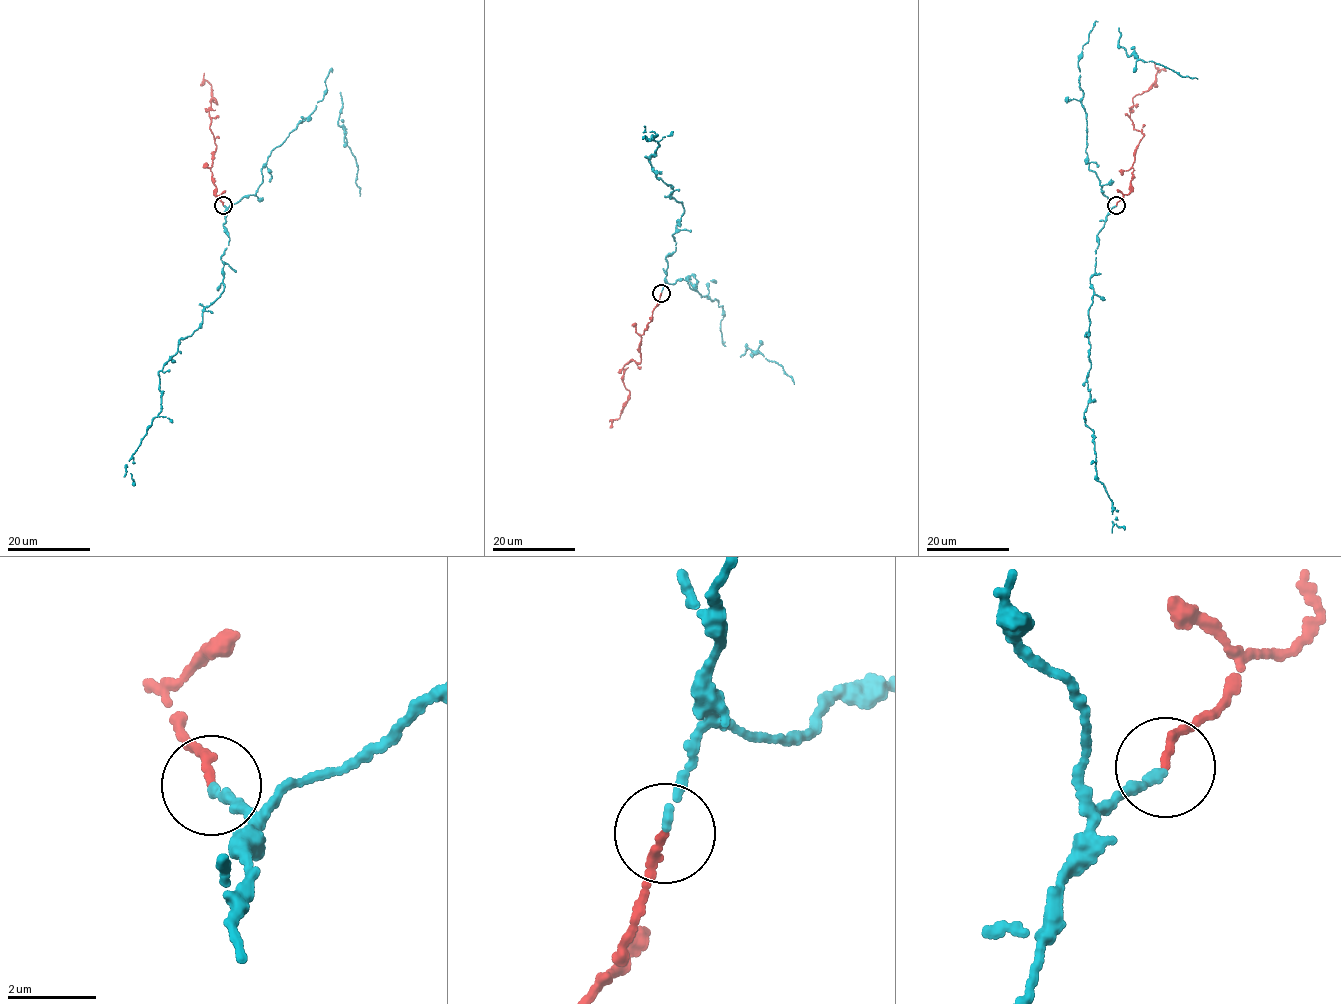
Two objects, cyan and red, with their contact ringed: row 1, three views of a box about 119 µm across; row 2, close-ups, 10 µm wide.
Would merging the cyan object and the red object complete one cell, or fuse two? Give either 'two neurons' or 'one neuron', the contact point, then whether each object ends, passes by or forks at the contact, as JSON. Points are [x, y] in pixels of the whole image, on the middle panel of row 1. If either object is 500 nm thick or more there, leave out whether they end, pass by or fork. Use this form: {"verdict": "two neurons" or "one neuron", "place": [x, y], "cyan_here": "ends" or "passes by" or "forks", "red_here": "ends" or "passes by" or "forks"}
{"verdict": "one neuron", "place": [661, 293], "cyan_here": "ends", "red_here": "ends"}

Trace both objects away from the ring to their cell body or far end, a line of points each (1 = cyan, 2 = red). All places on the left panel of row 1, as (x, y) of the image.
1: (223, 205), (223, 225), (230, 239), (221, 256), (224, 291), (159, 372), (161, 412), (125, 468), (135, 484)
2: (223, 204), (211, 167), (216, 146), (211, 100), (217, 103), (211, 84), (200, 85)

